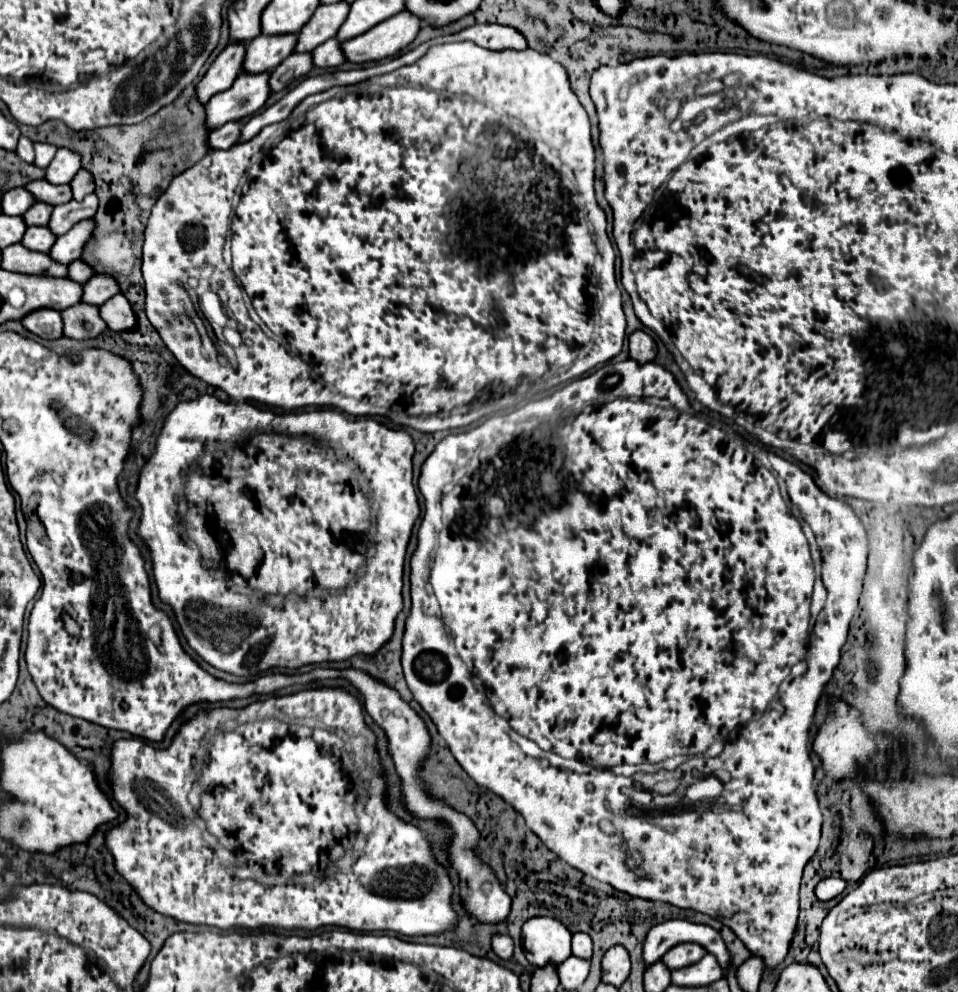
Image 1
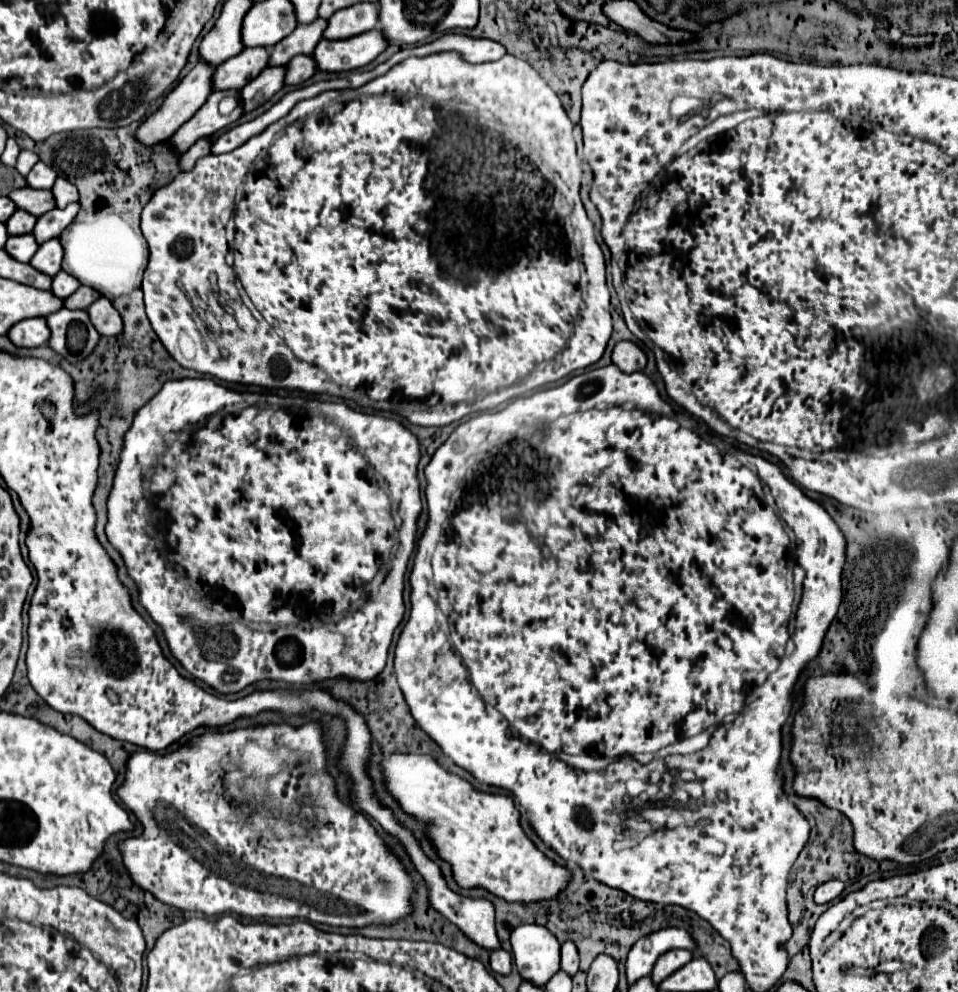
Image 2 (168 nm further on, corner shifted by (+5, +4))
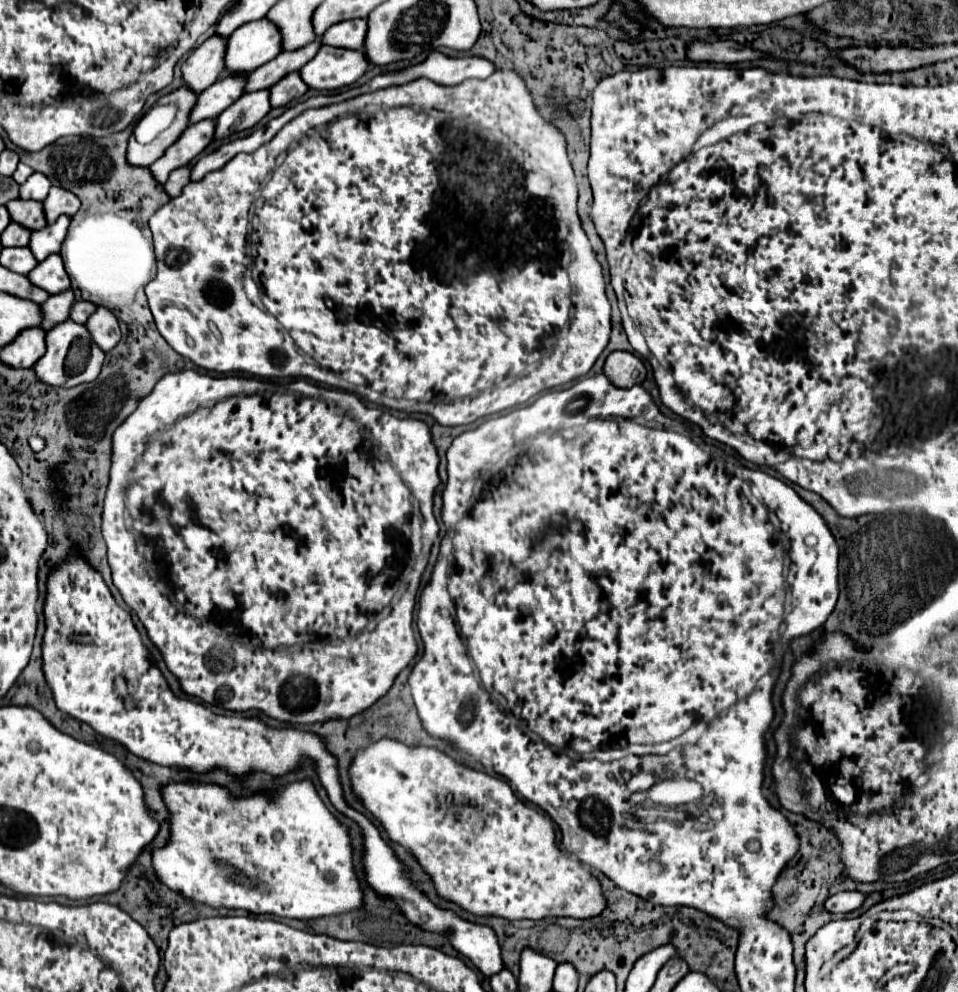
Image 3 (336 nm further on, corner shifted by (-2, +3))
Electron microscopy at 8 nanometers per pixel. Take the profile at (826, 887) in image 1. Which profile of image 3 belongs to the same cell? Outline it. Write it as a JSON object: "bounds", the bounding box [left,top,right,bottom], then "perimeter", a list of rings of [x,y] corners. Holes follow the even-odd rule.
{"bounds":[826,891,864,913],"perimeter":[[[844,891],[844,893],[836,893],[826,901],[826,909],[830,913],[850,913],[862,907],[864,903],[864,895],[858,891]]]}

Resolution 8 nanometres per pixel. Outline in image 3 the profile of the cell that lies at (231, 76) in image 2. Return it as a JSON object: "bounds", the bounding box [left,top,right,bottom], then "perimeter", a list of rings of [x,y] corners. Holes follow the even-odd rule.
{"bounds":[188,75,246,125],"perimeter":[[[242,75],[238,81],[234,81],[230,77],[216,81],[212,87],[208,87],[206,91],[202,91],[198,95],[198,99],[188,115],[188,123],[194,125],[204,119],[214,121],[226,107],[230,107],[238,97],[242,97],[244,83],[246,83],[246,75]]]}

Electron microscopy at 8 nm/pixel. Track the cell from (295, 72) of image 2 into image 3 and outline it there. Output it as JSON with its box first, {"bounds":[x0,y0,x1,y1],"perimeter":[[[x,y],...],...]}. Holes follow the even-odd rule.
{"bounds":[270,73,306,109],"perimeter":[[[292,73],[290,77],[284,77],[278,81],[276,87],[270,87],[270,105],[272,109],[284,107],[294,99],[300,99],[306,93],[306,85],[302,85],[302,79],[298,79],[298,73]]]}

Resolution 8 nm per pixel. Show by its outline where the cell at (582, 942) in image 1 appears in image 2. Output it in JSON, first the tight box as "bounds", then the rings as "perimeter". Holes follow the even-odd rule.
{"bounds":[561,940,579,976],"perimeter":[[[571,940],[563,942],[563,946],[561,946],[561,970],[571,972],[573,976],[579,970],[579,952],[577,952],[575,942],[571,942]]]}

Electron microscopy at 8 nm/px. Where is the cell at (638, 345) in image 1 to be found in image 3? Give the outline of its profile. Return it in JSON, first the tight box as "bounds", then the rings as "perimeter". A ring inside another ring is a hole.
{"bounds":[604,351,646,389],"perimeter":[[[614,351],[608,355],[608,359],[604,363],[604,375],[610,379],[610,383],[614,387],[630,389],[644,381],[646,367],[632,353]]]}

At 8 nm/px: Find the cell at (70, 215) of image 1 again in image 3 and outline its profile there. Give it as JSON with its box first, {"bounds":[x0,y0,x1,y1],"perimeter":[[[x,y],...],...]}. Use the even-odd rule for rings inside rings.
{"bounds":[28,217,70,263],"perimeter":[[[58,217],[58,221],[54,225],[48,225],[40,231],[30,233],[30,245],[28,247],[30,247],[30,251],[38,263],[44,261],[52,253],[60,253],[60,245],[66,237],[68,225],[70,225],[70,217]]]}

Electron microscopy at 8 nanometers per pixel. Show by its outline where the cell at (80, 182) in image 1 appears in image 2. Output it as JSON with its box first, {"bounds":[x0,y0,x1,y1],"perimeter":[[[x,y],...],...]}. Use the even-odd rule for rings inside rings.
{"bounds":[53,178,79,208],"perimeter":[[[57,178],[55,186],[53,186],[53,196],[55,196],[57,208],[63,208],[63,206],[79,200],[77,186],[73,182],[69,182],[67,178]]]}

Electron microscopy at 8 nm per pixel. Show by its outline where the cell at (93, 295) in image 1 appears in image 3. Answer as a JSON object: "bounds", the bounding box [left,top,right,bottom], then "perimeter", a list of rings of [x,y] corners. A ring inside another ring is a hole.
{"bounds":[70,301,96,323],"perimeter":[[[76,301],[70,309],[70,319],[74,323],[86,323],[86,319],[96,311],[96,307],[88,301]]]}

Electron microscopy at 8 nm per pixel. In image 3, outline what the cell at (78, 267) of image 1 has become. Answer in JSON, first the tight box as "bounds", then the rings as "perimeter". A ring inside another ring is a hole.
{"bounds":[40,289,74,331],"perimeter":[[[70,289],[66,293],[58,293],[58,297],[48,297],[48,301],[42,303],[42,311],[40,311],[42,313],[42,323],[40,323],[40,329],[50,331],[56,325],[60,325],[62,321],[66,321],[72,303],[74,303],[74,295],[72,295]]]}

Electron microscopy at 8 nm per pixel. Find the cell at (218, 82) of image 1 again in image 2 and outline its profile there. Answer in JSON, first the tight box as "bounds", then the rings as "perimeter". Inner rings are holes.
{"bounds":[137,62,215,146],"perimeter":[[[199,62],[165,98],[163,106],[159,108],[159,112],[151,114],[149,118],[145,118],[145,122],[139,126],[137,130],[137,138],[145,144],[145,146],[151,146],[151,144],[157,144],[159,140],[169,140],[173,136],[173,132],[177,132],[199,108],[201,104],[209,98],[209,94],[213,92],[213,74],[215,74],[215,66],[209,64],[209,62]]]}

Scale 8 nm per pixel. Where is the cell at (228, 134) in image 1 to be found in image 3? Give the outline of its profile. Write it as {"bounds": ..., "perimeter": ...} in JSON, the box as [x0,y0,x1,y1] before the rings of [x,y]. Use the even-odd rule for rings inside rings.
{"bounds":[164,167,190,197],"perimeter":[[[180,167],[174,173],[170,173],[168,181],[164,183],[164,191],[168,197],[178,197],[180,191],[184,189],[184,185],[190,181],[190,169],[188,167]]]}

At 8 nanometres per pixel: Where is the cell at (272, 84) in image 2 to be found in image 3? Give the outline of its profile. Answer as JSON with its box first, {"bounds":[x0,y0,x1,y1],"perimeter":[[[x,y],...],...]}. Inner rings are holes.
{"bounds":[214,91,270,139],"perimeter":[[[268,91],[244,93],[230,109],[226,109],[214,127],[214,139],[226,139],[230,133],[240,133],[254,127],[270,111]]]}

